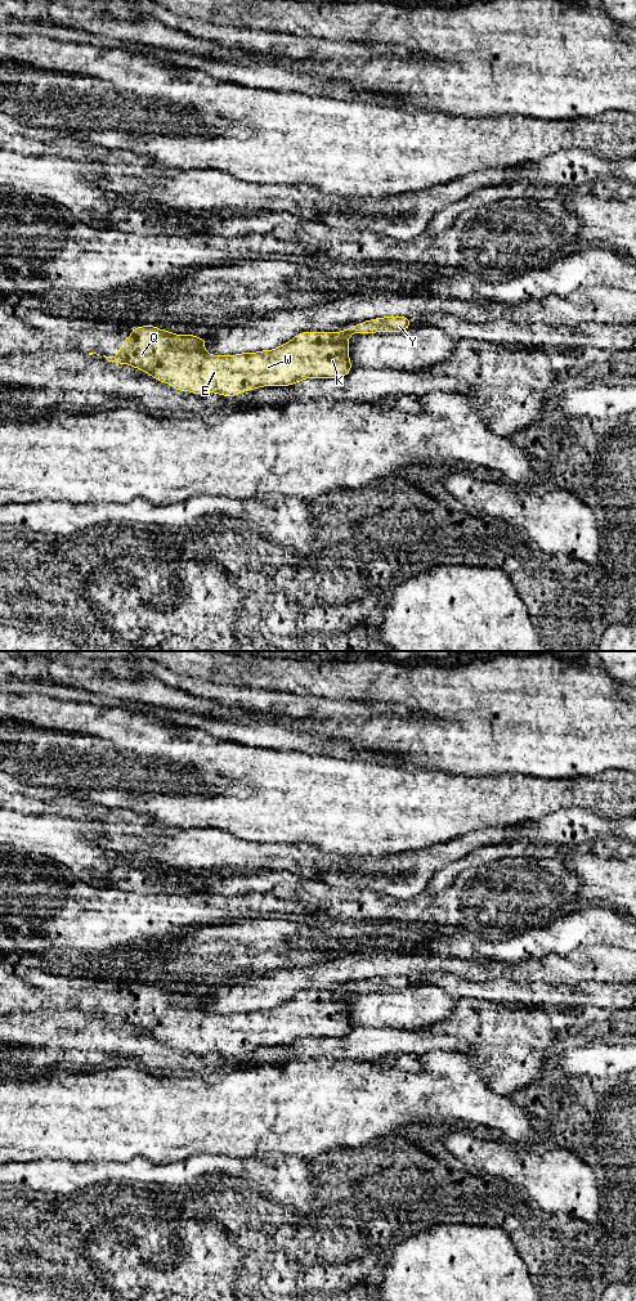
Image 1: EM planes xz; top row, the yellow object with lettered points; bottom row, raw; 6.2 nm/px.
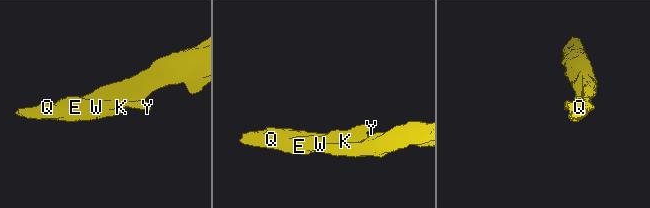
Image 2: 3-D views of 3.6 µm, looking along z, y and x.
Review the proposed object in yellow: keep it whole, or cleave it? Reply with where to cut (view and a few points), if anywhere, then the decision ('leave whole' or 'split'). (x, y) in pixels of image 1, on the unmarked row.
no cut; leave whole

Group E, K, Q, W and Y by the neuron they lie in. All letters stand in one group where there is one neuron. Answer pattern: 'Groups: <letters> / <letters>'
Groups: E K Q W Y

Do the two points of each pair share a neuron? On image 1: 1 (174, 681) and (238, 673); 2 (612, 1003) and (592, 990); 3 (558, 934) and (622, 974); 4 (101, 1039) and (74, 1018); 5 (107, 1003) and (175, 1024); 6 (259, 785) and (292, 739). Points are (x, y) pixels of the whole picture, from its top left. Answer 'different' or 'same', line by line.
1: different
2: same
3: different
4: same
5: same
6: different

